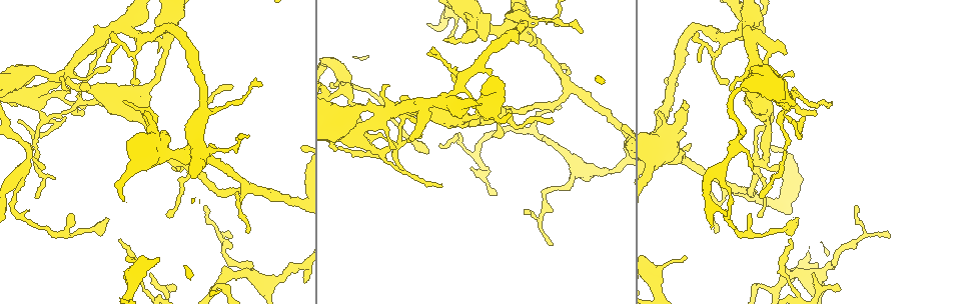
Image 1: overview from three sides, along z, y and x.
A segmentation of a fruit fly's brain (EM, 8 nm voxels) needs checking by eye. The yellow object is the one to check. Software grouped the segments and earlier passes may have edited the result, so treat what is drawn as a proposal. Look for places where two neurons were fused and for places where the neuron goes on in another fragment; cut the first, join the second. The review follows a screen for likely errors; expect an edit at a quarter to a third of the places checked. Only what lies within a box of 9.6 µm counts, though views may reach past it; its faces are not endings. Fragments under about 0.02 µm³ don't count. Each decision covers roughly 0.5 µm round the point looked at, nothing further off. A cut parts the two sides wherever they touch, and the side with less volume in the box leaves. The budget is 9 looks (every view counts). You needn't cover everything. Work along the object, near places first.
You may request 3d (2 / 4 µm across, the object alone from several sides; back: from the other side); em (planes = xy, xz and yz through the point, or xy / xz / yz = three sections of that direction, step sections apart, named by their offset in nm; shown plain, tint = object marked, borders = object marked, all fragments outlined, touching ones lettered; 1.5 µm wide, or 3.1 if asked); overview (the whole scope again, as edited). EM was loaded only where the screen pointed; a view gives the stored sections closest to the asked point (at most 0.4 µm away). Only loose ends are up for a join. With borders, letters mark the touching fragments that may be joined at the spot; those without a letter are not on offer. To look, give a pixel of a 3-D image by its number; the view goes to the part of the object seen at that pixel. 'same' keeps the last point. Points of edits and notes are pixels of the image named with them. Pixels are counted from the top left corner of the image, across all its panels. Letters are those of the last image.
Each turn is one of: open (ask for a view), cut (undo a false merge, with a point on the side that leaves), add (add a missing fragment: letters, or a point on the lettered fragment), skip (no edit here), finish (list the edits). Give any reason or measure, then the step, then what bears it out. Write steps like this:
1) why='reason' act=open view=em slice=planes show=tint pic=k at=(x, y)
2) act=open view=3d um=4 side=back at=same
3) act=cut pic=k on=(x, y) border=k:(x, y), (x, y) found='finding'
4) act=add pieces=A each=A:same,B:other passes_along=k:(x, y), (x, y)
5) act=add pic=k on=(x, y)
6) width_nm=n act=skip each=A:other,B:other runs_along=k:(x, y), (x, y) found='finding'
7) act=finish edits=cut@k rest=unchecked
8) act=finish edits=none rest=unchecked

why='tapers out' act=open view=em slice=planes show=borders pic=1 at=(425, 152)

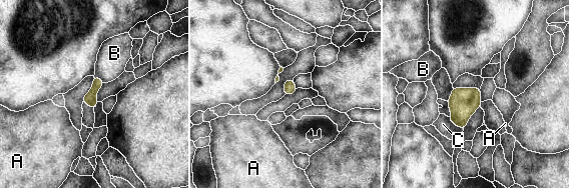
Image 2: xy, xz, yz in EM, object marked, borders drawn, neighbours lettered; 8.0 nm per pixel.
longest_contact=C:160nm act=skip each=A:other,B:other,C:other border=2:(93, 76), (99, 77), (104, 82) found='no lettered fragment goes on from it'

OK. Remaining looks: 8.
why='thin arm on a thick one' act=open view=em slice=planes show=tint pic=1 at=(43, 116)

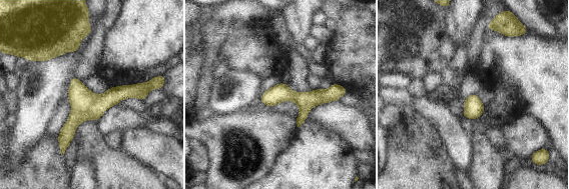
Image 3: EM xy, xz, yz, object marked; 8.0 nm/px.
why='what lies round it' act=open view=em slice=planes show=borders at=same

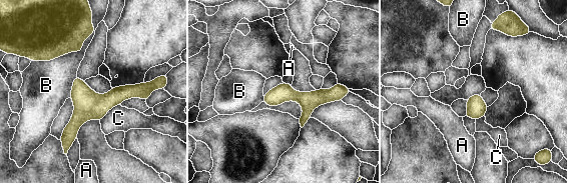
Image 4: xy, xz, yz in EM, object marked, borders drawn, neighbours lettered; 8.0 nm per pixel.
act=skip each=A:other,B:other,C:other runs_along=4:(147, 93), (92, 106), (65, 148) found='continuous, no second neuron'

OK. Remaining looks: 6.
why='sharp bend' act=open view=em slice=yz step=4 show=plain pic=1 at=(729, 209)

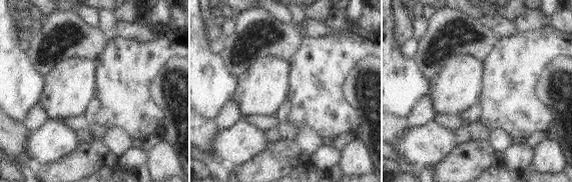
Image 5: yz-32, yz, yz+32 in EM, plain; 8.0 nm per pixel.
why='where the object lies' act=open view=em slice=yz step=4 show=tint at=same

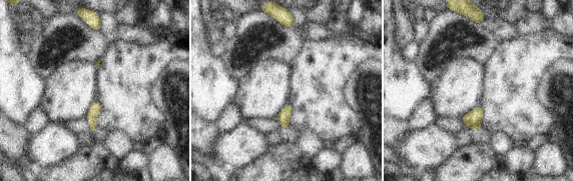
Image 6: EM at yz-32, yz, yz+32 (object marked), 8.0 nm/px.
why='what lies round it' act=open view=em slice=yz step=4 show=borders at=same

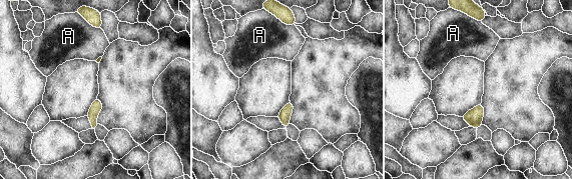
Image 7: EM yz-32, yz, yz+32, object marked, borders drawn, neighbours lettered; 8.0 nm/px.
width_nm=60 act=skip each=A:other border=7:(88, 22), (100, 29) found='one neuron here'

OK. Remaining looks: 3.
why='free end' act=open view=em slice=xz step=8 show=borders pic=1 at=(464, 12)

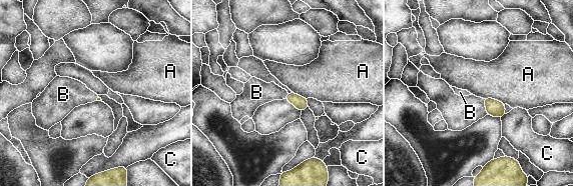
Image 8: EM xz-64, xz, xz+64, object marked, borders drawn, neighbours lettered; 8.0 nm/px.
act=add pieces=B each=A:other,B:same,C:other passes_along=8:(301, 103), (287, 96), (256, 92) found='the neuron continues'

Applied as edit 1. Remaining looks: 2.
act=finish edits=add@8 rest=unchecked

